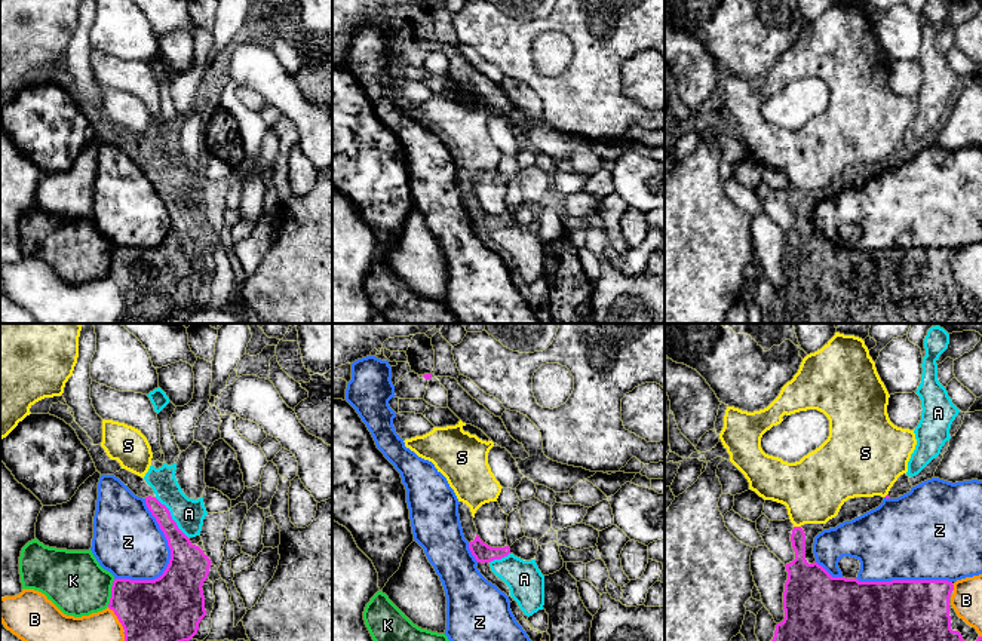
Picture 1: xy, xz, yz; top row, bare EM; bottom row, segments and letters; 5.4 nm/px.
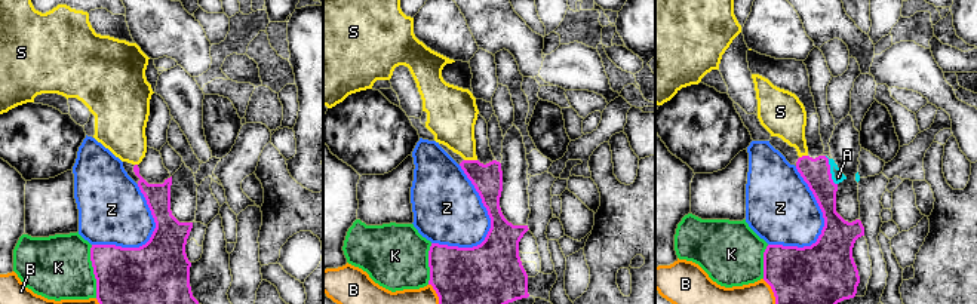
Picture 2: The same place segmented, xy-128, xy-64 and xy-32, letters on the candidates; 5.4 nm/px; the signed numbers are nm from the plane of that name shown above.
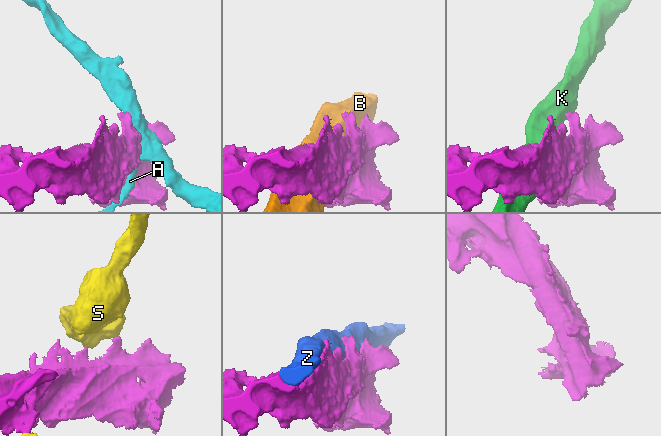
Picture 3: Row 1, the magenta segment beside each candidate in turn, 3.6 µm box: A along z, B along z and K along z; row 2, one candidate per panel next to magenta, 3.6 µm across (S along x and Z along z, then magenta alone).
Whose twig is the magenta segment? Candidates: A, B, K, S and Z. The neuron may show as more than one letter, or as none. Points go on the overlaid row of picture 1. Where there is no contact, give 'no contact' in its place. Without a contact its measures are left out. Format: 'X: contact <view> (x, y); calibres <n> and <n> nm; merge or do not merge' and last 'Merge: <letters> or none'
A: contact xy (171, 517); calibres 180 and 170 nm; do not merge
B: contact xy (117, 618); calibres 340 and 160 nm; do not merge
K: contact xy (111, 592); calibres 340 and 320 nm; do not merge
S: contact yz (797, 527); calibres 140 and 360 nm; merge
Z: contact xy (169, 560); calibres 340 and 380 nm; do not merge
Merge: S

